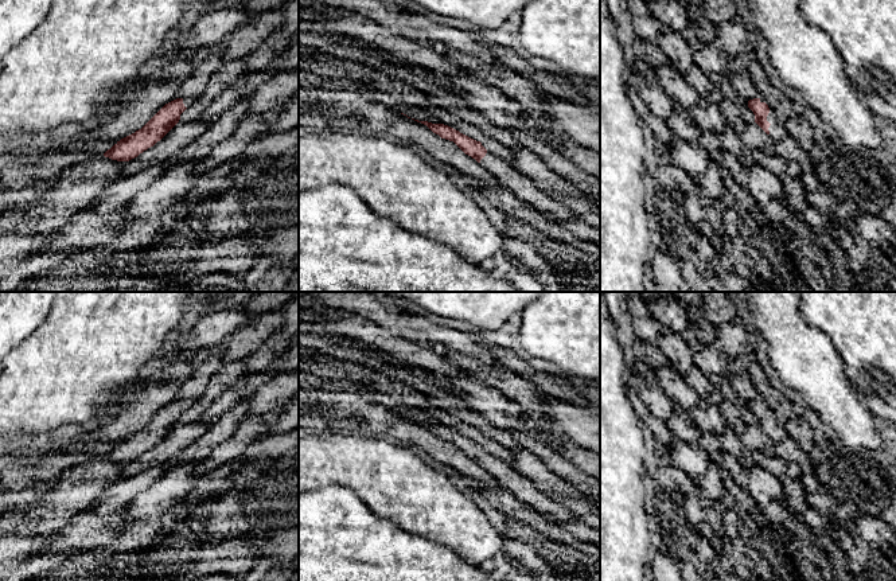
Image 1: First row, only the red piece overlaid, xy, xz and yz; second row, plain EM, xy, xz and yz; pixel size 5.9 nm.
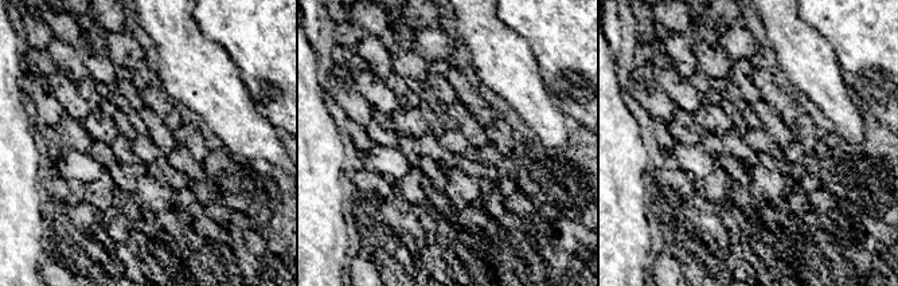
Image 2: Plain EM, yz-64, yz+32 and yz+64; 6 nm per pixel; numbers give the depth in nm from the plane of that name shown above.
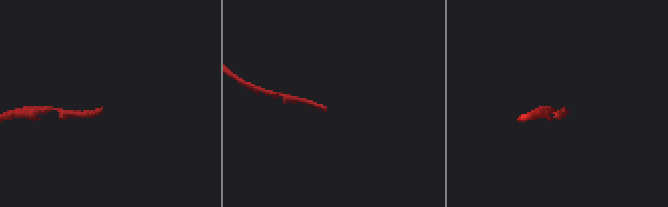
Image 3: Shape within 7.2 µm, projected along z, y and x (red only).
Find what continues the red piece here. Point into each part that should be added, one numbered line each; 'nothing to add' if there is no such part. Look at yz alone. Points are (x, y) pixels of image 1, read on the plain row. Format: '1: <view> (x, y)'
1: yz (778, 433)

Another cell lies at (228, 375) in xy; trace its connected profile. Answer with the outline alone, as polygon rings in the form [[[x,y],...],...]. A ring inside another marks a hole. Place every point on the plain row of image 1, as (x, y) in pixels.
[[[244,360],[221,364],[219,370],[209,379],[204,393],[180,416],[180,424],[199,421],[219,395],[238,385],[239,379],[248,374],[249,371]]]

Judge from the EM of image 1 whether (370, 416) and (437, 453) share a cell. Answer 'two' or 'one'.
one

